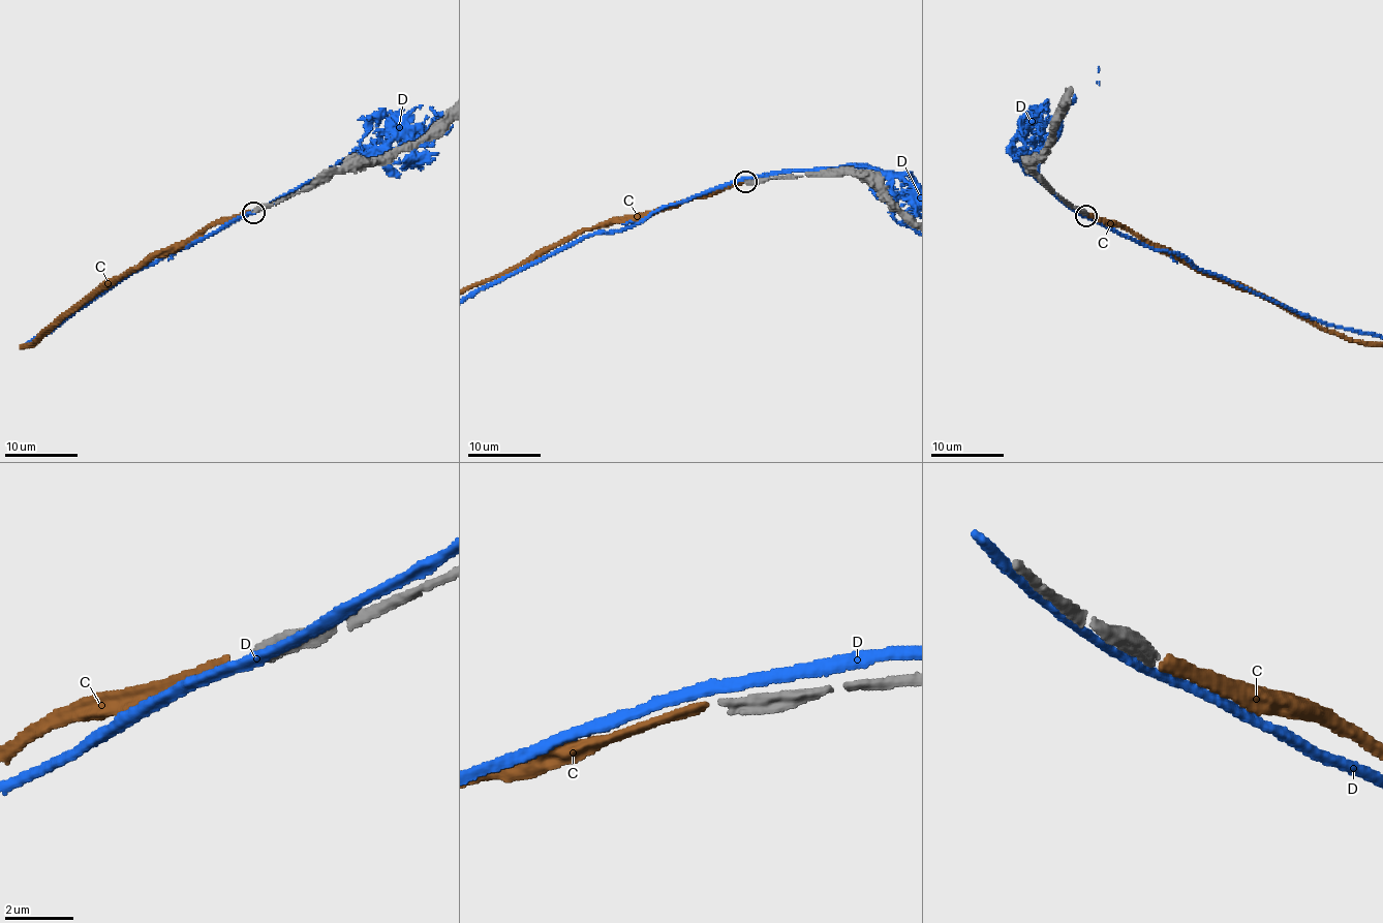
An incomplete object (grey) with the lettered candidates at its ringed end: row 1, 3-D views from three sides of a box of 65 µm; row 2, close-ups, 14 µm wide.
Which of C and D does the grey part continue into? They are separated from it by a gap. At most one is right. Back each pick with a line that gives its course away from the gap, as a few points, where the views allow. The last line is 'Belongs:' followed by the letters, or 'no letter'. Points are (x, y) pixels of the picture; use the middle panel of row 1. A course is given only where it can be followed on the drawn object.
Belongs: C

